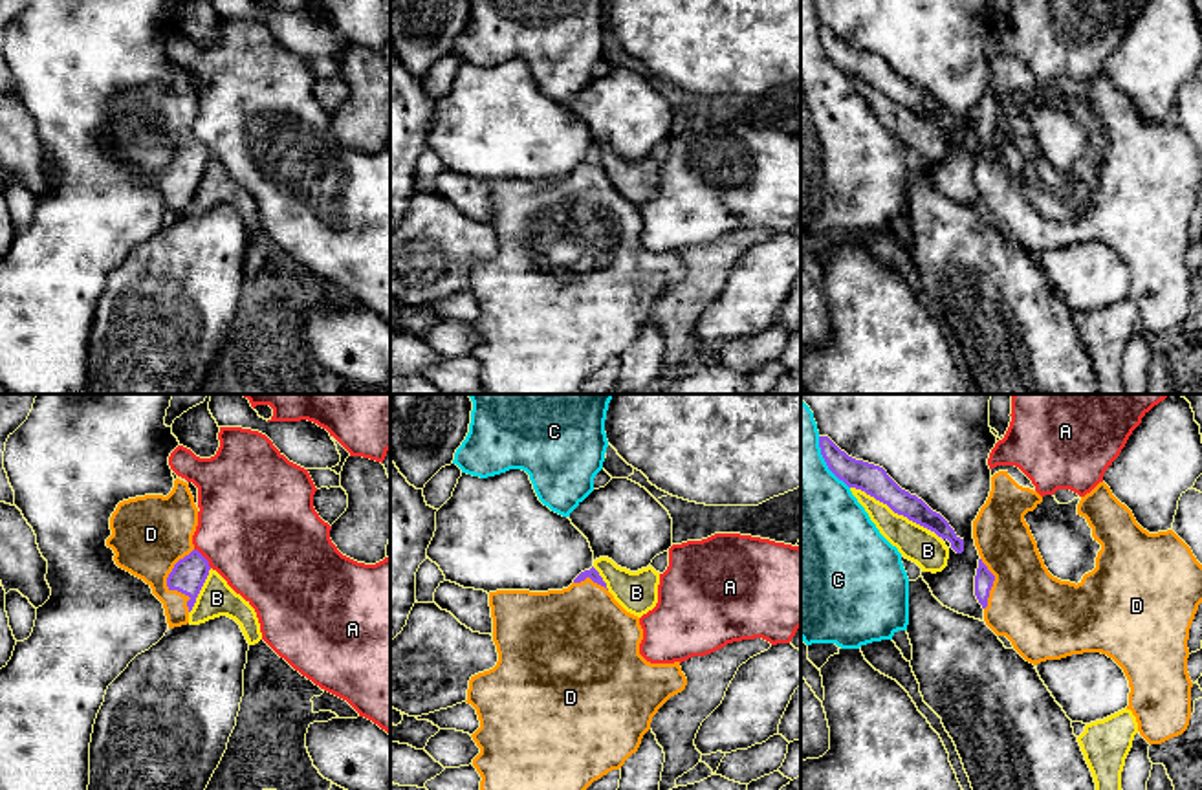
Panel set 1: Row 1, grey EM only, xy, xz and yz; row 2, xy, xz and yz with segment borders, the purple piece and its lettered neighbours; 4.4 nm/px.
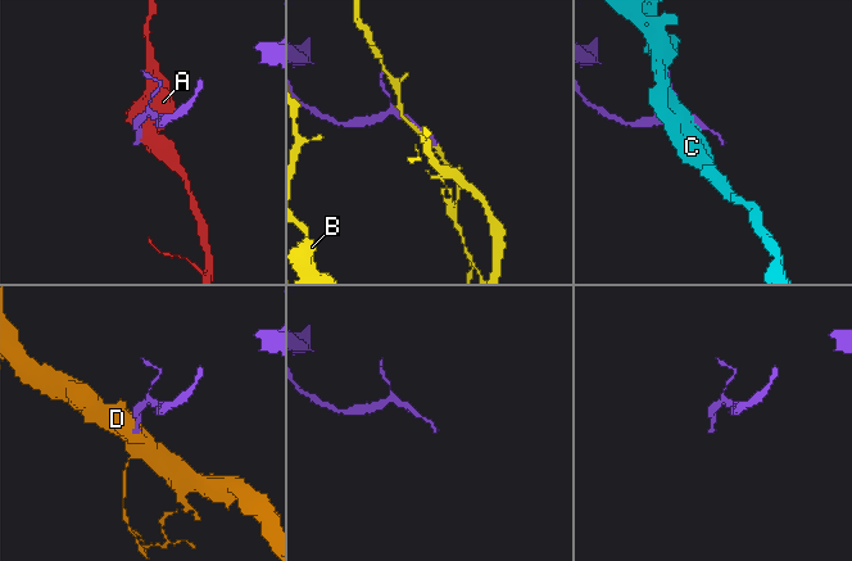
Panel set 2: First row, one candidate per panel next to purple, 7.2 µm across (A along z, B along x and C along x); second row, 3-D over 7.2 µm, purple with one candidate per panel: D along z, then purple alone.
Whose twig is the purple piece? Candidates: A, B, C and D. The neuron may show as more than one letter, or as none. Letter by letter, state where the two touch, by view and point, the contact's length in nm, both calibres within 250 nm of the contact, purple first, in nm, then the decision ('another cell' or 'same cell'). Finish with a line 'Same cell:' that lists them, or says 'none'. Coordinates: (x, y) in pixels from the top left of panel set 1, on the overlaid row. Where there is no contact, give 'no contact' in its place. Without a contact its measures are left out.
A: xy (204, 558) | 120 nm | 150/480 nm | another cell
B: yz (889, 506) | 400 nm | 130/160 nm | another cell
C: yz (825, 460) | 280 nm | 130/440 nm | another cell
D: xy (167, 583) | 280 nm | 150/340 nm | same cell
Same cell: D

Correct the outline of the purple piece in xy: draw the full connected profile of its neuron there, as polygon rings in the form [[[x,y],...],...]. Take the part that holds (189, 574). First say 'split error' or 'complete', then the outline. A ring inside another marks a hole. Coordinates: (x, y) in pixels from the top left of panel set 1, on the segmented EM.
split error; [[[180,478],[174,480],[174,488],[167,497],[145,495],[123,500],[110,517],[112,535],[106,539],[106,546],[114,550],[115,565],[143,579],[152,588],[152,594],[163,603],[169,629],[189,623],[189,612],[192,610],[211,570],[209,561],[192,544],[196,526],[198,508],[194,504],[194,497],[189,484]]]

